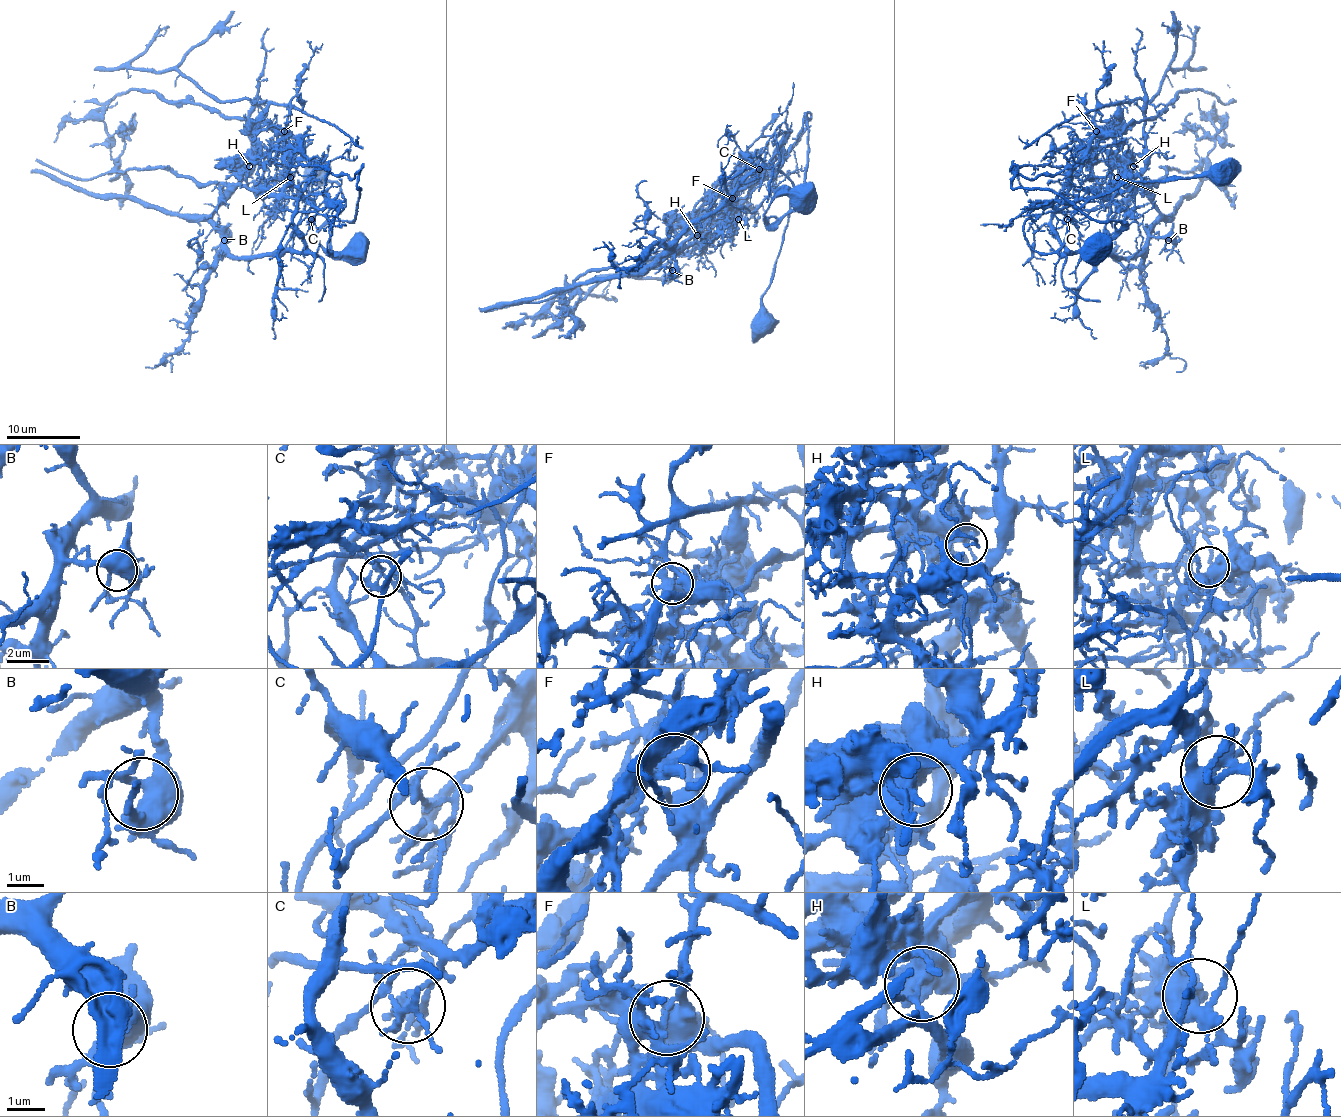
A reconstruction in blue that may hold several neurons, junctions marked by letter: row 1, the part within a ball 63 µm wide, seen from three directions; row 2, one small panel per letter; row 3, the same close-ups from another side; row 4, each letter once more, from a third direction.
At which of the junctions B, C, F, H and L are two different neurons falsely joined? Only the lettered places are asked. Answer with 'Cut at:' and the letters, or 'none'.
Cut at: C, F, H

